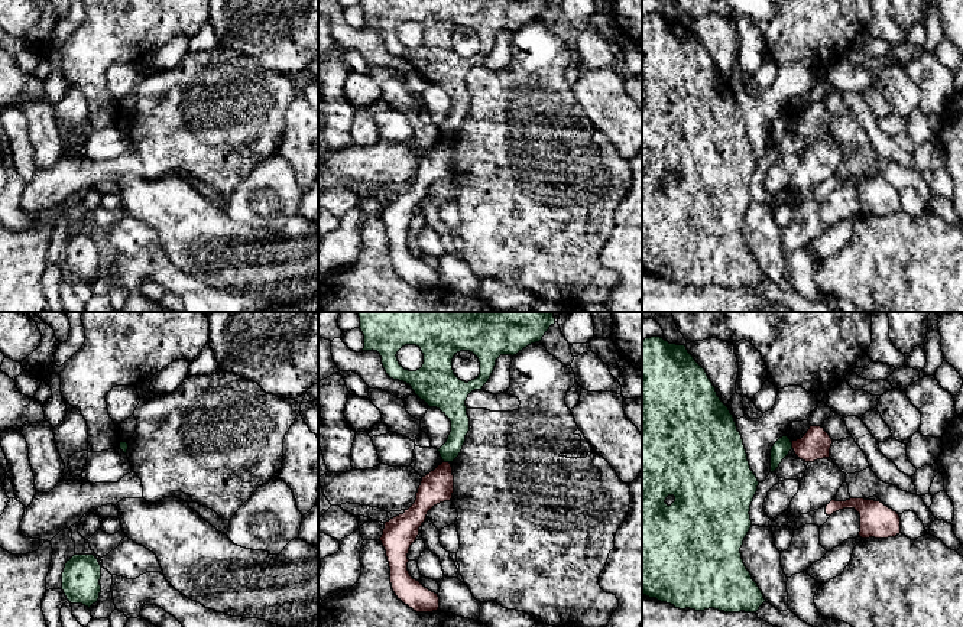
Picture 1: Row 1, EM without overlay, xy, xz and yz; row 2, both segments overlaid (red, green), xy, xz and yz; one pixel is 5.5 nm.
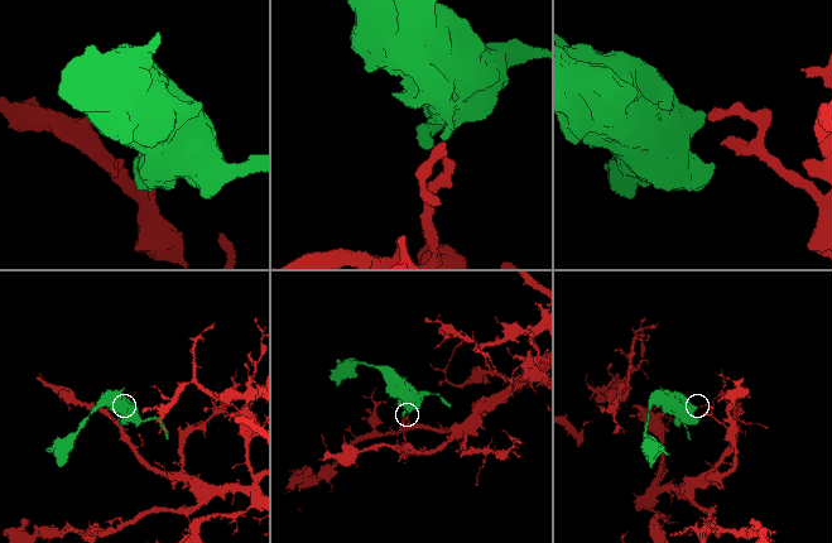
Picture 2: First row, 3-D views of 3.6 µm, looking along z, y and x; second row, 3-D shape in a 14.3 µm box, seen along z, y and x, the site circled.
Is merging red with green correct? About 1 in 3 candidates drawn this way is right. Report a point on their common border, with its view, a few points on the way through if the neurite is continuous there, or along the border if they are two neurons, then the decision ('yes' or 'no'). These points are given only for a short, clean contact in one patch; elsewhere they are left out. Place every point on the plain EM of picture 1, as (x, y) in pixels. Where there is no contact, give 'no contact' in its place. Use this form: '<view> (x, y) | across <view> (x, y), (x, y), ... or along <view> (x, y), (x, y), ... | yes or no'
yz (793, 122) | along yz (791, 119), (793, 124) | no

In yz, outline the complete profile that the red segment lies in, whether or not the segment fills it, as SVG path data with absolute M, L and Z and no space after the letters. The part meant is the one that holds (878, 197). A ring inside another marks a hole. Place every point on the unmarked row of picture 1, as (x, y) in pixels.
M850 175L846 178L831 176L818 186L801 191L787 202L791 207L797 207L805 201L816 201L820 204L833 189L843 185L855 185L860 191L859 212L862 215L888 215L901 209L901 194L896 188L881 178L865 175Z

